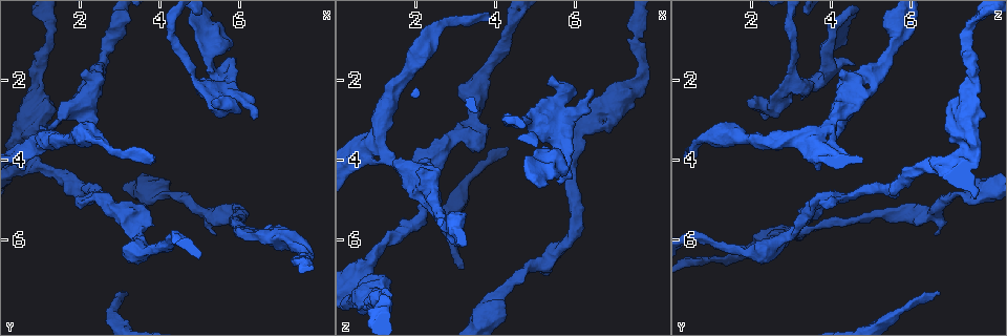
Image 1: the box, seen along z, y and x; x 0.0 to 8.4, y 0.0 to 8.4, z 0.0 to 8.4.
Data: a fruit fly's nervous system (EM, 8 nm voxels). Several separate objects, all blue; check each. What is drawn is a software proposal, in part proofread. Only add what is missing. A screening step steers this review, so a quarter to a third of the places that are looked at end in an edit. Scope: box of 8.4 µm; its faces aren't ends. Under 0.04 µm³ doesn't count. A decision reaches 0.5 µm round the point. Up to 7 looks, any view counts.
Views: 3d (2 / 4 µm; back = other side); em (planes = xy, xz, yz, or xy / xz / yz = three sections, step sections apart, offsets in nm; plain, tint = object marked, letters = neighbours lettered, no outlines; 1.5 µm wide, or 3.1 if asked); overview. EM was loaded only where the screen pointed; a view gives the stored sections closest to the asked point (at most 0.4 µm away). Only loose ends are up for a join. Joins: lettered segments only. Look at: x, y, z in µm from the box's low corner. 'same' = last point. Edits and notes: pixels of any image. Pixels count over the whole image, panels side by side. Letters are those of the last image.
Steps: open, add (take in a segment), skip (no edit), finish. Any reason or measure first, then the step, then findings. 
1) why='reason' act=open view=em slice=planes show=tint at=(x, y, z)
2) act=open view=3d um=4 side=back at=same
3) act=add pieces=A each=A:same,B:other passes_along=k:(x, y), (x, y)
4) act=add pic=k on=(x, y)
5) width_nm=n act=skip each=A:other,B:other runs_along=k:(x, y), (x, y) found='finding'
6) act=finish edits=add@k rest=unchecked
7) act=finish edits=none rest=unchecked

why='branch stops here' act=open view=3d um=4 at=(1.25, 2.60, 6.90)

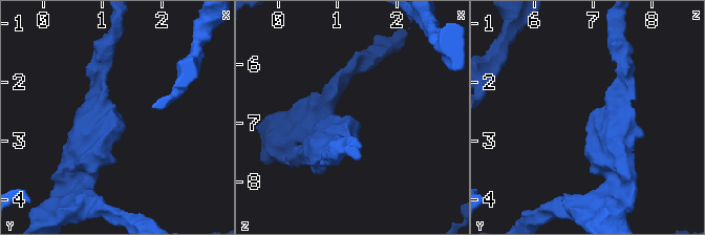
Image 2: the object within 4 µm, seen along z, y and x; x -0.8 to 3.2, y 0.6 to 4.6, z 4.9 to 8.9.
why='now the EM' act=open view=em slice=planes show=letters at=(1.25, 2.60, 6.95)

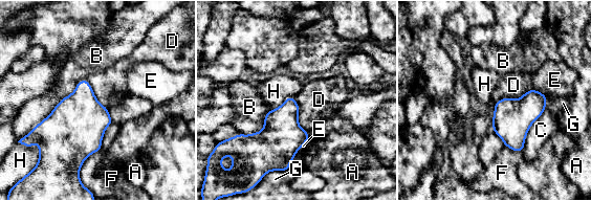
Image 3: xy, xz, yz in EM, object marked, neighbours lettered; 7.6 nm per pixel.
act=skip each=A:other,B:other,C:other,D:other,E:other,F:other,G:other,H:other border=3:(532, 87), (494, 104) found='none of them fits'

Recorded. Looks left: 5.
why='stops while still wide' act=open view=em slice=planes show=letters at=(2.15, 2.30, 5.10)

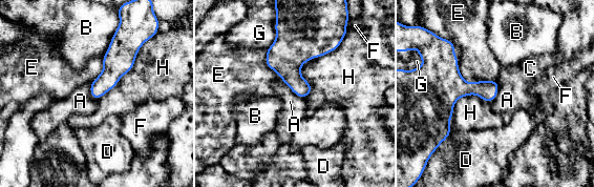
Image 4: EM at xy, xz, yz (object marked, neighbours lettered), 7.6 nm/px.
act=skip each=A:other,B:other,C:other,D:other,E:other,F:other,G:other,H:other border=4:(283, 83), (296, 95), (304, 99) found='no lettered segment goes on from it'

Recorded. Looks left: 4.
why='branch stops here' act=open view=em slice=yz step=8 show=letters at=(5.50, 1.50, 4.55)

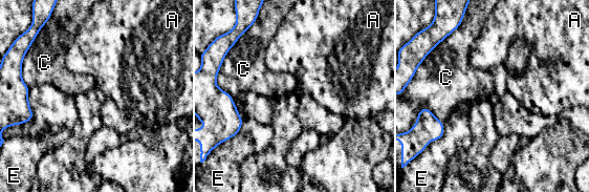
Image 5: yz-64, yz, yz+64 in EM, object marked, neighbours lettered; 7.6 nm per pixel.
why='another direction' act=open view=em slice=planes show=letters at=same

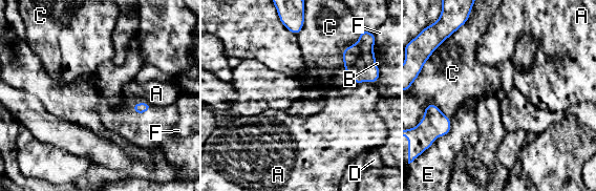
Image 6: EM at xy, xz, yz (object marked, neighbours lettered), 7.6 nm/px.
act=skip each=A:other,B:other,C:other,D:other,E:other,F:other found='no lettered segment goes on from it'

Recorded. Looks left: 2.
act=finish edits=none rest=unchecked

